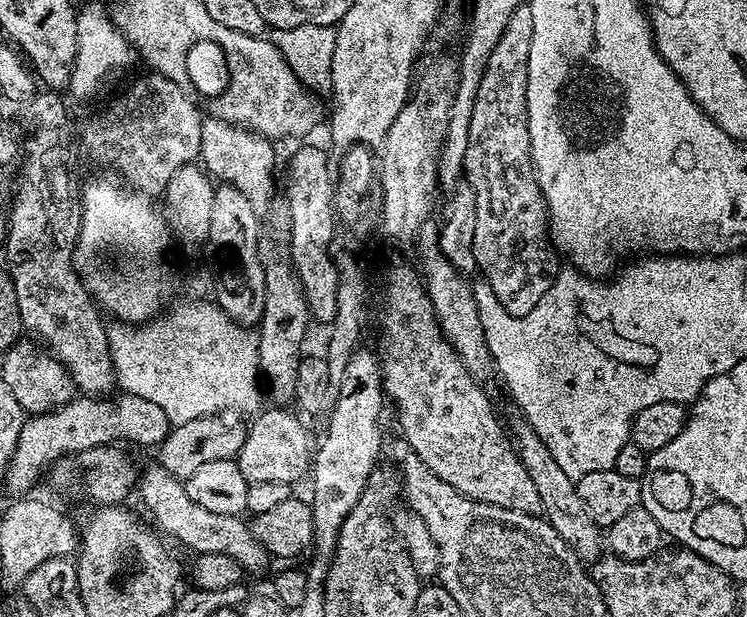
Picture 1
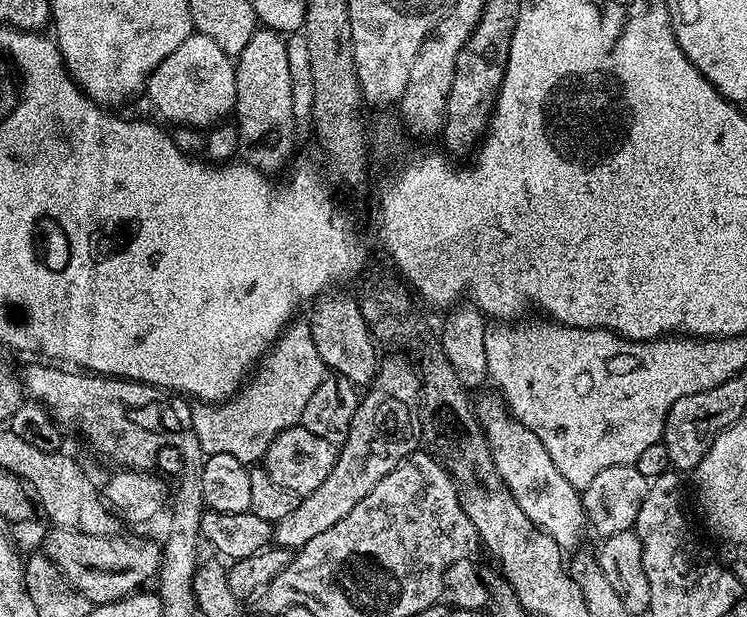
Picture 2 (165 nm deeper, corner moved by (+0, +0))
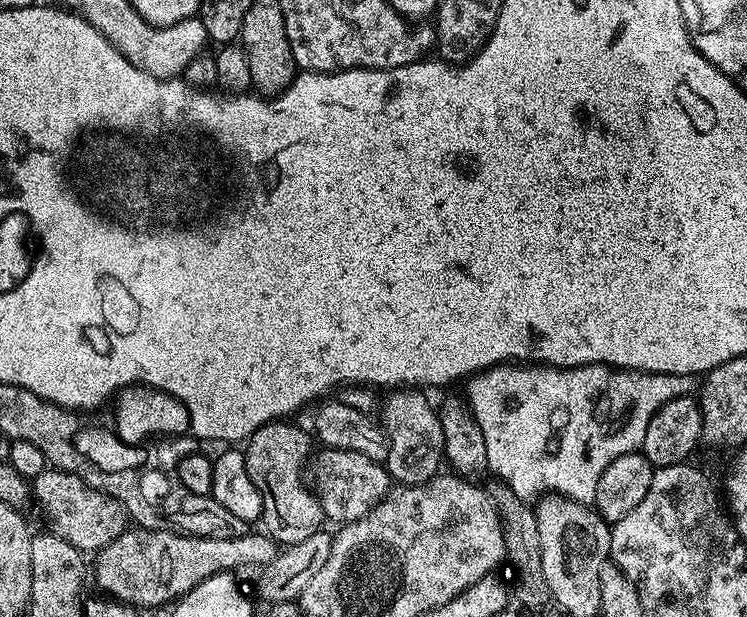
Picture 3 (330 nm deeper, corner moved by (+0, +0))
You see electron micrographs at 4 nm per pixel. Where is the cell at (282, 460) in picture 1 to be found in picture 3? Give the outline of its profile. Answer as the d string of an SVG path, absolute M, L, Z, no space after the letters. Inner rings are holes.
M327 446L319 450L321 452L317 456L315 453L310 460L310 484L325 517L329 521L333 520L336 526L343 526L362 518L390 491L388 469L381 461L366 458L366 454L358 454L354 450Z

